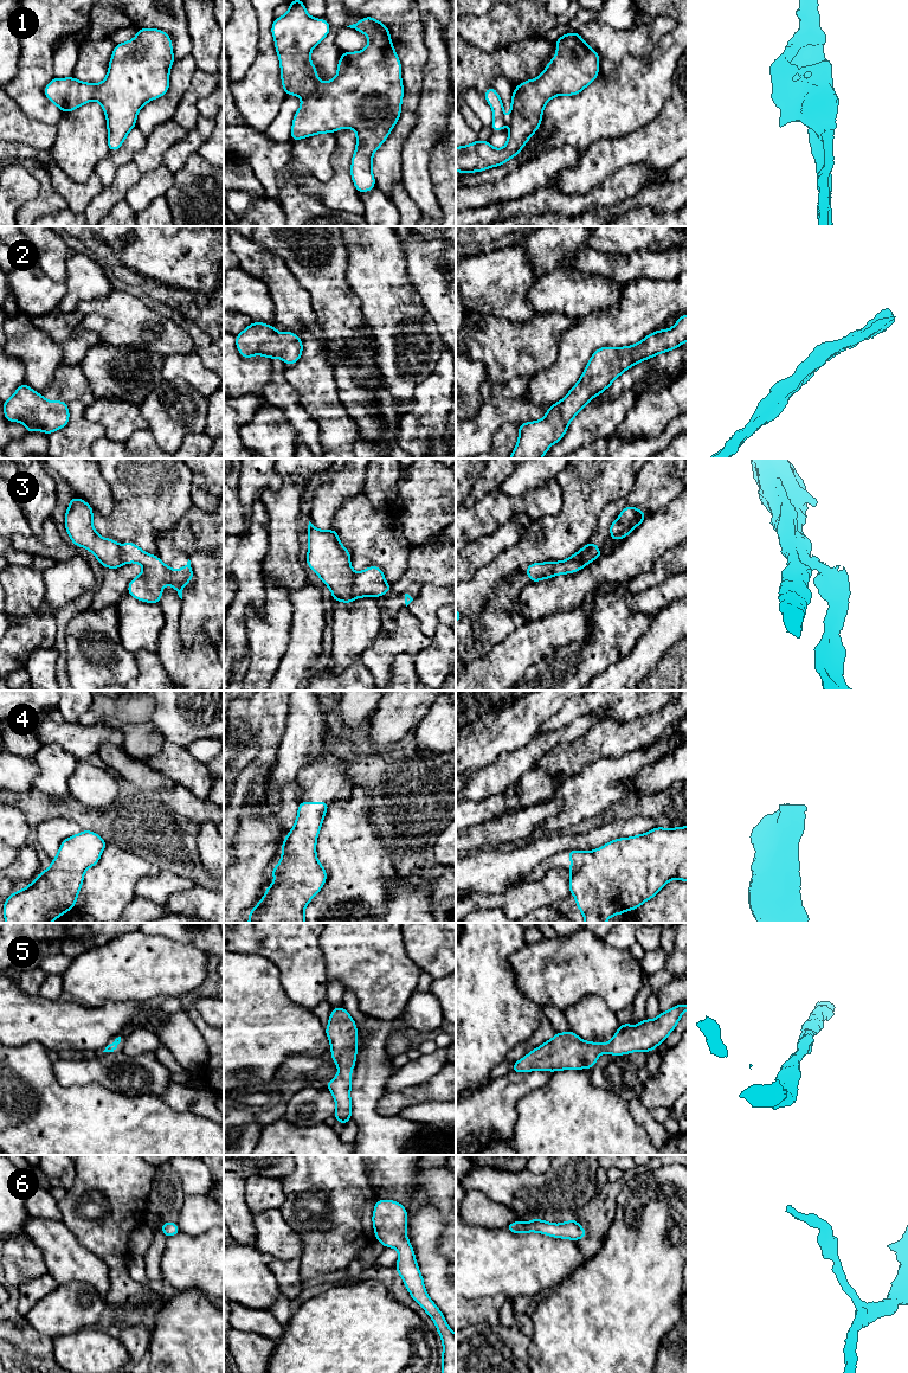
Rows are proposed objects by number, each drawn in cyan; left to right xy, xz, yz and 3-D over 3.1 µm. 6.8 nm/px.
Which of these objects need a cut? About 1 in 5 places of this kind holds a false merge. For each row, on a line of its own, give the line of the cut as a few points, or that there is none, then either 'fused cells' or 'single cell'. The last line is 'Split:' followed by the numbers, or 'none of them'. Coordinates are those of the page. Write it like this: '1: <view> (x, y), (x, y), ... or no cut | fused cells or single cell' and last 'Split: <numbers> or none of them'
1: no cut | single cell
2: no cut | single cell
3: xz (356, 573), (353, 581), (352, 598) | fused cells
4: no cut | single cell
5: no cut | single cell
6: no cut | single cell
Split: 3

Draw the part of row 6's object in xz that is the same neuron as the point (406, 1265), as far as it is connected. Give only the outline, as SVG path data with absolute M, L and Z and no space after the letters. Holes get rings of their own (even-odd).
M376 1200L372 1217L374 1233L385 1247L399 1251L395 1265L411 1297L429 1314L443 1341L442 1373L456 1373L456 1334L450 1329L443 1313L429 1297L419 1271L414 1251L406 1236L407 1211L394 1200Z

